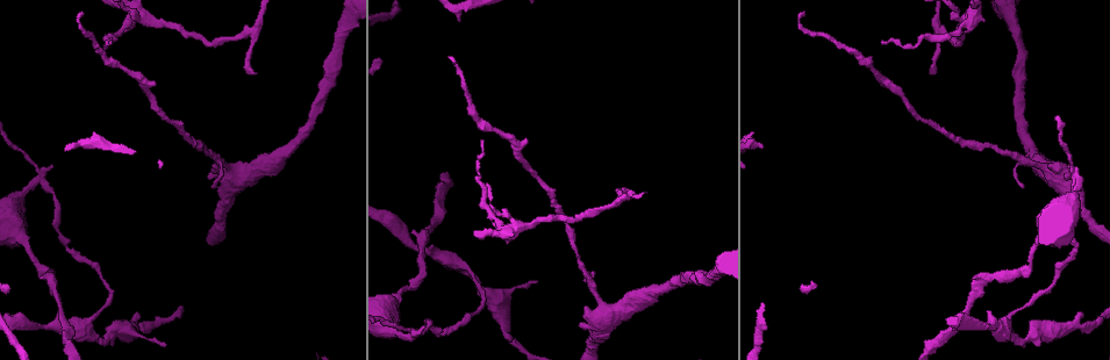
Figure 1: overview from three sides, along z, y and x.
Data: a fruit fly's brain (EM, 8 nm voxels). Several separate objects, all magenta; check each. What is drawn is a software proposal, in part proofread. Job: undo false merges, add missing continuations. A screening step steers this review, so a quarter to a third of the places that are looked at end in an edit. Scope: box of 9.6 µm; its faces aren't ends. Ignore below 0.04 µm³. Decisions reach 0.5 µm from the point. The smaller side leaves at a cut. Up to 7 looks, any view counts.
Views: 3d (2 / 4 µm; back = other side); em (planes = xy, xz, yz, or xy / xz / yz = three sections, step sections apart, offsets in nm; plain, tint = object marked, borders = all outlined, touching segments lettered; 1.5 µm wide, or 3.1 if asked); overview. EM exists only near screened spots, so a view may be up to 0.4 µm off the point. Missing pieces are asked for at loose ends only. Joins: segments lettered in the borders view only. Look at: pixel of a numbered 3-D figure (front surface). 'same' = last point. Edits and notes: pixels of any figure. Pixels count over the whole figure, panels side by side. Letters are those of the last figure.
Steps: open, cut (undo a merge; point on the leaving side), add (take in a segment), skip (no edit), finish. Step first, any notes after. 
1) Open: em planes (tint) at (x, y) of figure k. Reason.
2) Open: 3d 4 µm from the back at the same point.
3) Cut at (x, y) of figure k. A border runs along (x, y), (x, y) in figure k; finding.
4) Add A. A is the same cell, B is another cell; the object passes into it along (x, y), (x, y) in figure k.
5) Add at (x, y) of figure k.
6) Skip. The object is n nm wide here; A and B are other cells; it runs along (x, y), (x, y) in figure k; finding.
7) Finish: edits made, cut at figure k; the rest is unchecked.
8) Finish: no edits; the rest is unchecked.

Open: 3d 2 µm at (37, 181) of figure 1. Sharp bend.

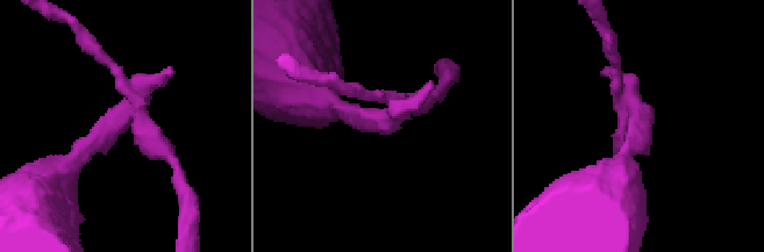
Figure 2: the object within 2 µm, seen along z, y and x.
Open: em planes (borders) at (122, 121) of figure 2. 3 arms meet here.

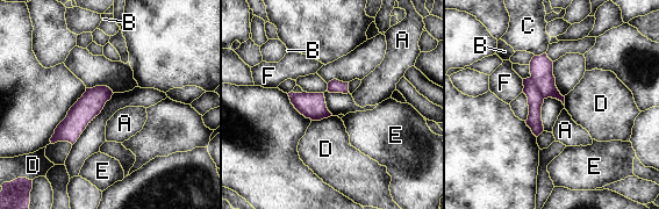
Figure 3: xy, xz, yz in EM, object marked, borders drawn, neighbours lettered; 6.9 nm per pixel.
Cut at (541, 66) of figure 3. The longest contact is with D, 150 nm; A, B, C, D, E and F are other cells; the part that leaves runs along (108, 92), (101, 94), (54, 139) in figure 3; a second neuron is stuck on.

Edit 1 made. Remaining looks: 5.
Open: overview. See it whole again.

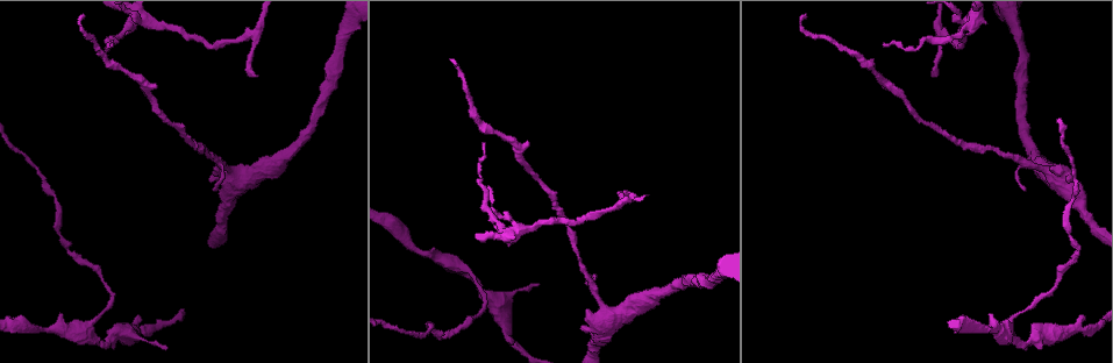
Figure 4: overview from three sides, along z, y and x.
Open: em xy step 8 (tint) at (139, 20) of figure 4. Three arms meet.

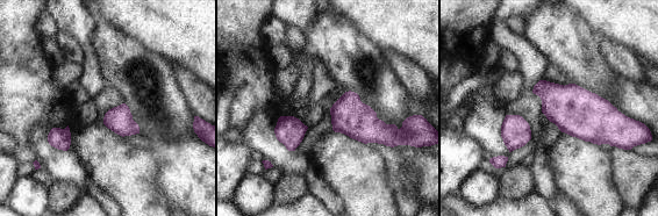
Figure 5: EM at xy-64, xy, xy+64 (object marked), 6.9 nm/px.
Open: em yz step 8 (borders) at the same point.

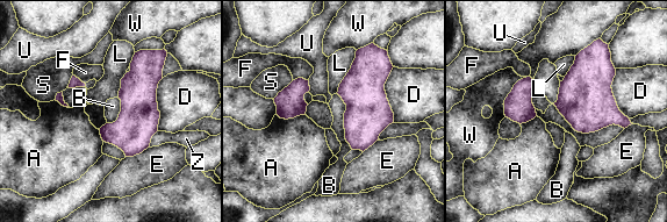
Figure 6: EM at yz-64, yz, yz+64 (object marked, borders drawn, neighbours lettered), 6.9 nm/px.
Skip. A, B, D, E, F, L, S, U, W and Z are other cells; a border runs along (337, 93), (352, 149) in figure 6; continuous, no second neuron.

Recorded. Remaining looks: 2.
Open: em planes (borders) at (627, 191) of figure 4.

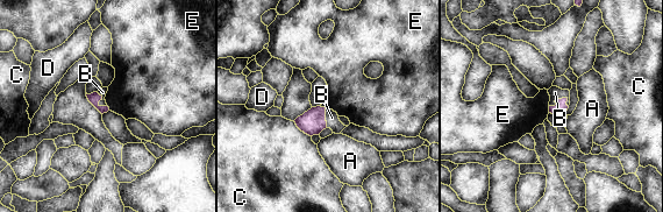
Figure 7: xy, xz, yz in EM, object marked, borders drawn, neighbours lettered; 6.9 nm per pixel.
Add B. The object is 90 nm wide here; B is the same cell, A, C, D and E are other cells; the object passes into it along (561, 107), (556, 99), (555, 92) in figure 7; it goes on there.

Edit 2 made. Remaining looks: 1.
Finish: edits made, cut at figure 3, add at figure 7; the rest is unchecked.

